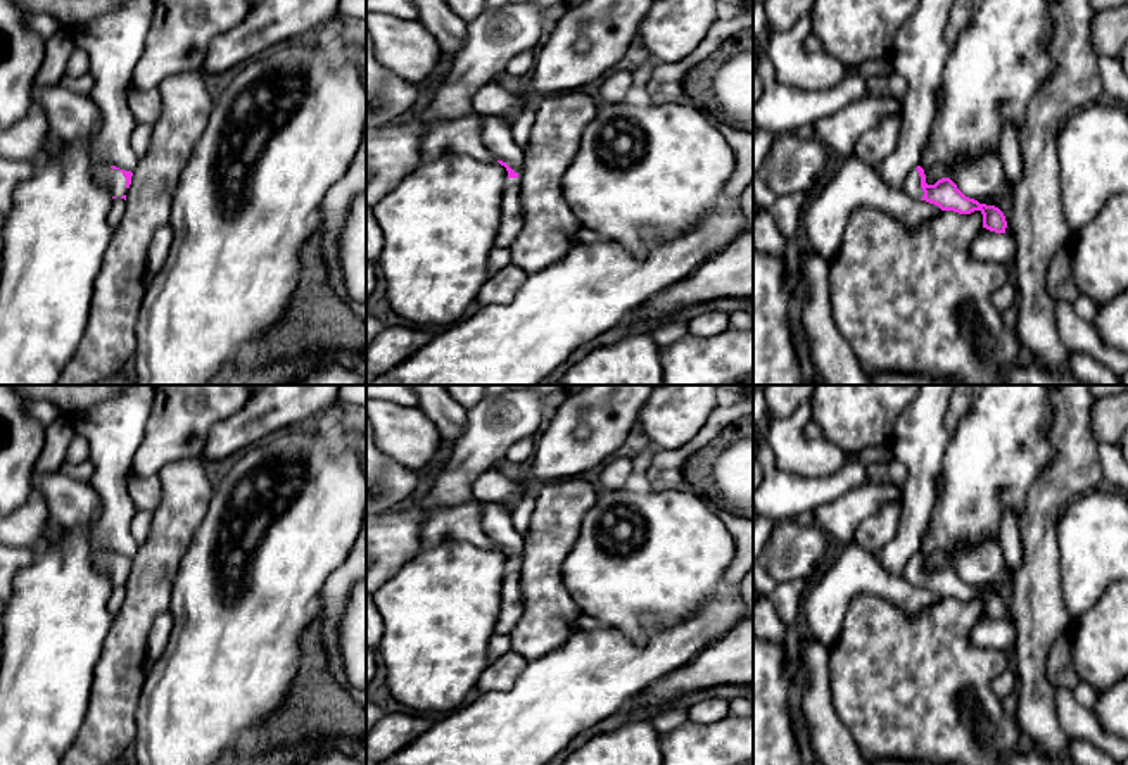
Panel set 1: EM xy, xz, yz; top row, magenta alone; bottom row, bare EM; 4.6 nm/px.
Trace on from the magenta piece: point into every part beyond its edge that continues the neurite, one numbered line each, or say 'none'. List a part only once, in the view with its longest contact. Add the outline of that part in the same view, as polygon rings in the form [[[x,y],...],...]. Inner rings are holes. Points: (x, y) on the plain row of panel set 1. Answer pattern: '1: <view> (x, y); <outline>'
1: yz (912, 570); [[[912,556],[902,573],[902,577],[914,584],[914,585],[922,585],[924,578],[921,575],[921,563],[917,560],[917,556]]]

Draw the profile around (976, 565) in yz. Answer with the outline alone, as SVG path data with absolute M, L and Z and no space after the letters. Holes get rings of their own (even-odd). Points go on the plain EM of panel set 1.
M986 539L979 546L955 546L948 553L948 561L966 584L995 585L1007 608L1005 620L1012 623L1012 573L997 539Z

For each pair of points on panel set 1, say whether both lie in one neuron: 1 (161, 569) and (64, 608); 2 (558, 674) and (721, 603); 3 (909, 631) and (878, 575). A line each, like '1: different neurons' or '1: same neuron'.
1: different neurons
2: same neuron
3: different neurons

